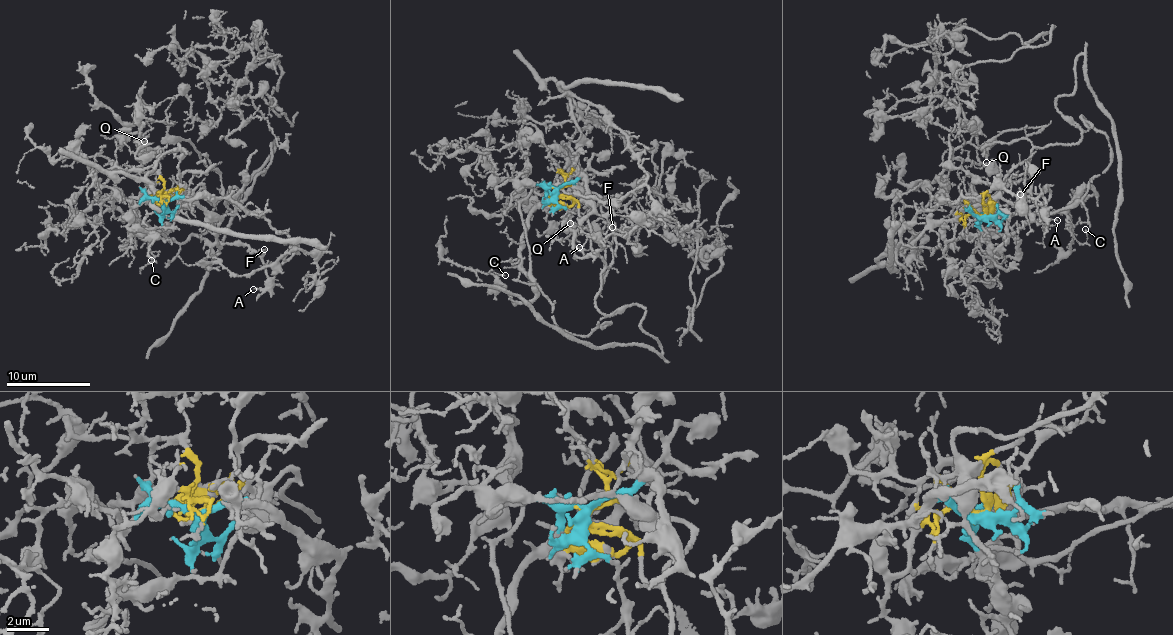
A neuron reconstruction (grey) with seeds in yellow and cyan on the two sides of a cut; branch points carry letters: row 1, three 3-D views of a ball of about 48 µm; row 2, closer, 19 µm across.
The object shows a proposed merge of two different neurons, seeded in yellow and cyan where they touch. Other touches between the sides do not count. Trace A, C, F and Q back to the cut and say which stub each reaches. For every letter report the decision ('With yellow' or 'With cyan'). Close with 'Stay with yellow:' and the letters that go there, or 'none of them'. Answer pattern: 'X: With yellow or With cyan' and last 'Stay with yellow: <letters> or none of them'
A: With cyan
C: With cyan
F: With cyan
Q: With yellow
Stay with yellow: Q

